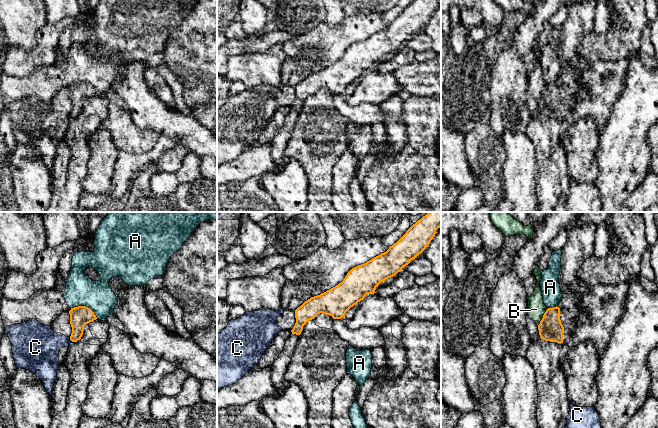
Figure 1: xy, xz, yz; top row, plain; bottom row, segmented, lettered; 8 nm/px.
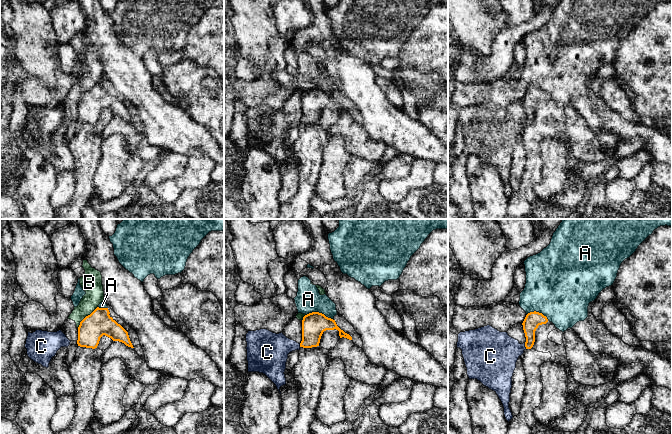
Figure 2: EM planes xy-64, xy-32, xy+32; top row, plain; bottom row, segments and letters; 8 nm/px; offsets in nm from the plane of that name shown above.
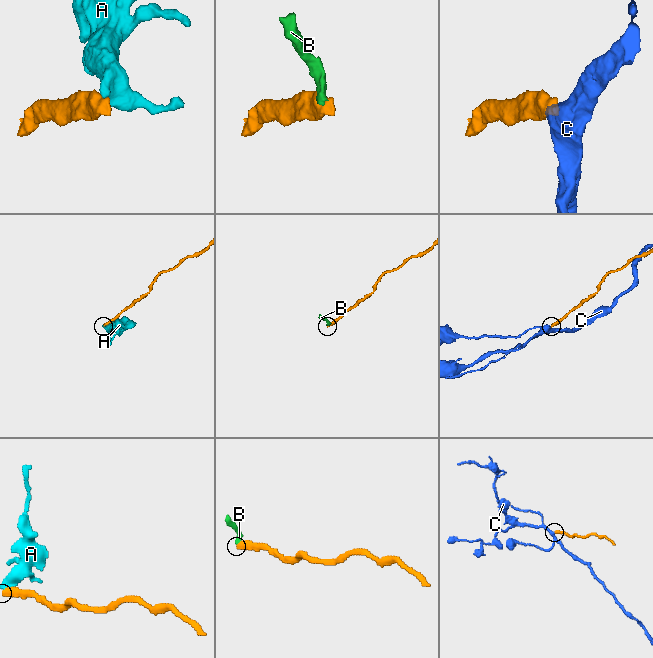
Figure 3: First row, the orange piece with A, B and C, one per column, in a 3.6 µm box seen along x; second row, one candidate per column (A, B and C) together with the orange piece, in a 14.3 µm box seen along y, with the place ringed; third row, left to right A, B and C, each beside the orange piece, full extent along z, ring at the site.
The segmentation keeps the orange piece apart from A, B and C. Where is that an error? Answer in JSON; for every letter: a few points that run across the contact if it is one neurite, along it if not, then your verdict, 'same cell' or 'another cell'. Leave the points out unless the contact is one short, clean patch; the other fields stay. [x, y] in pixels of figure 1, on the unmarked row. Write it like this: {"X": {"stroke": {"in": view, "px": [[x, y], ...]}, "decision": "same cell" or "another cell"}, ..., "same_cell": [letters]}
{"A": {"stroke": {"in": "xy", "px": [[71, 83], [87, 82], [97, 94]]}, "decision": "another cell"}, "B": {"stroke": {"in": "yz", "px": [[548, 84], [539, 97]]}, "decision": "another cell"}, "C": {"stroke": {"in": "xy", "px": [[69, 113], [71, 116]]}, "decision": "another cell"}, "same_cell": []}

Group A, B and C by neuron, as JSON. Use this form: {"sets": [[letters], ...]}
{"sets": [["A"], ["B", "C"]]}

